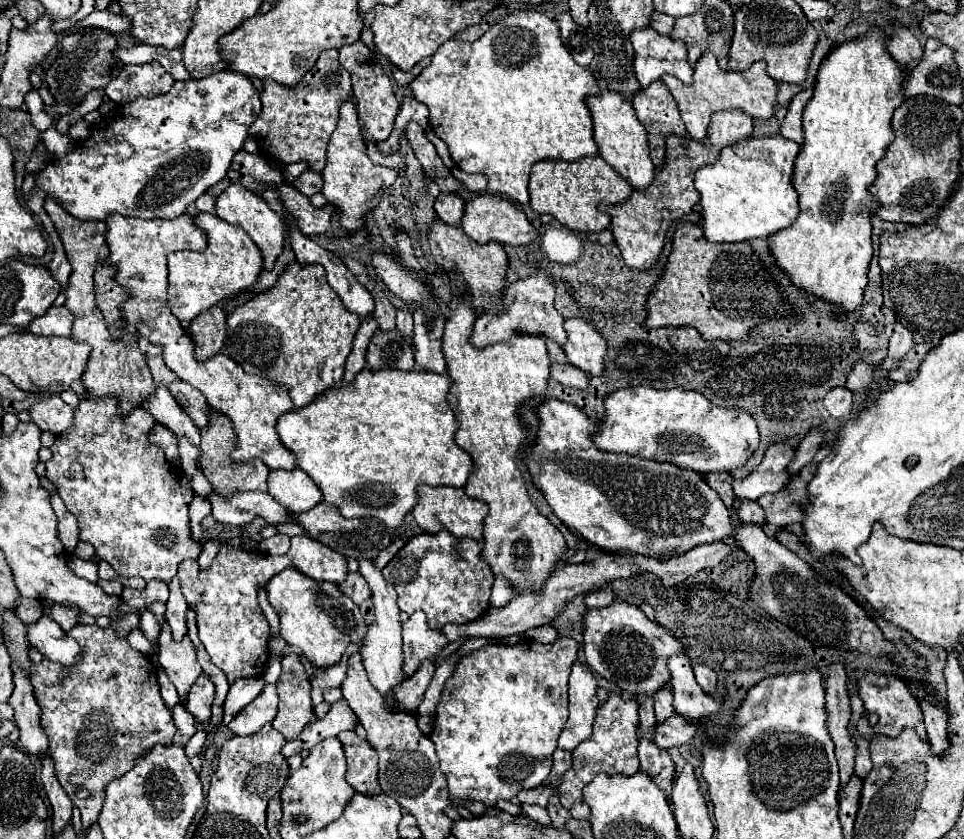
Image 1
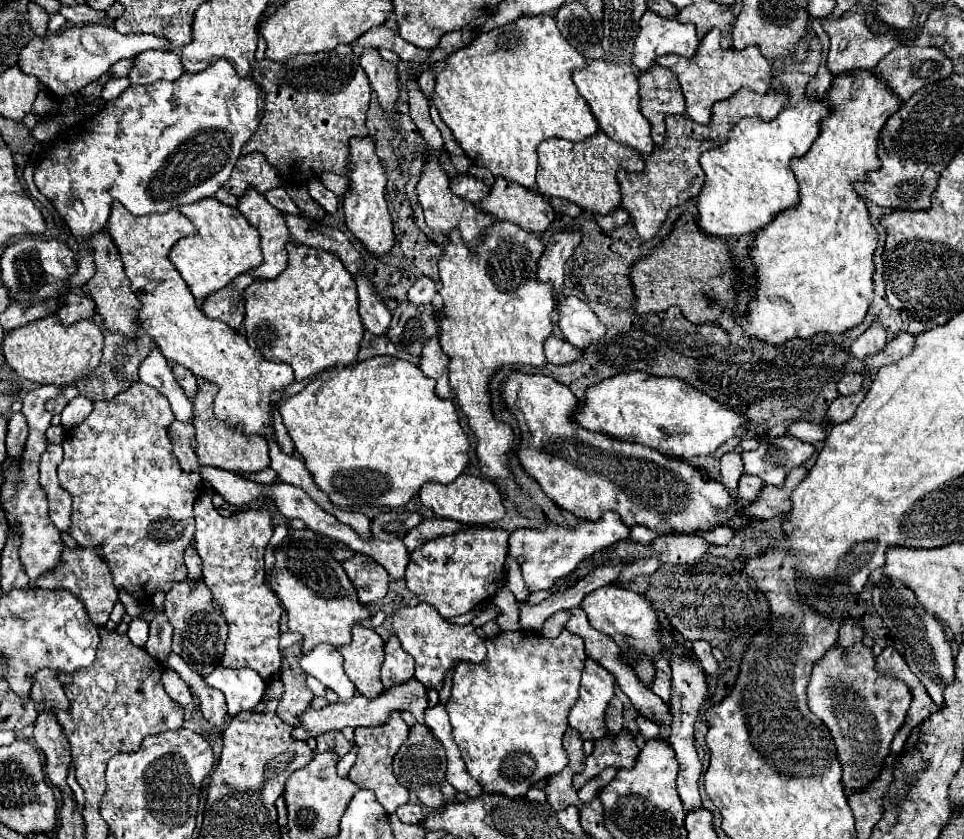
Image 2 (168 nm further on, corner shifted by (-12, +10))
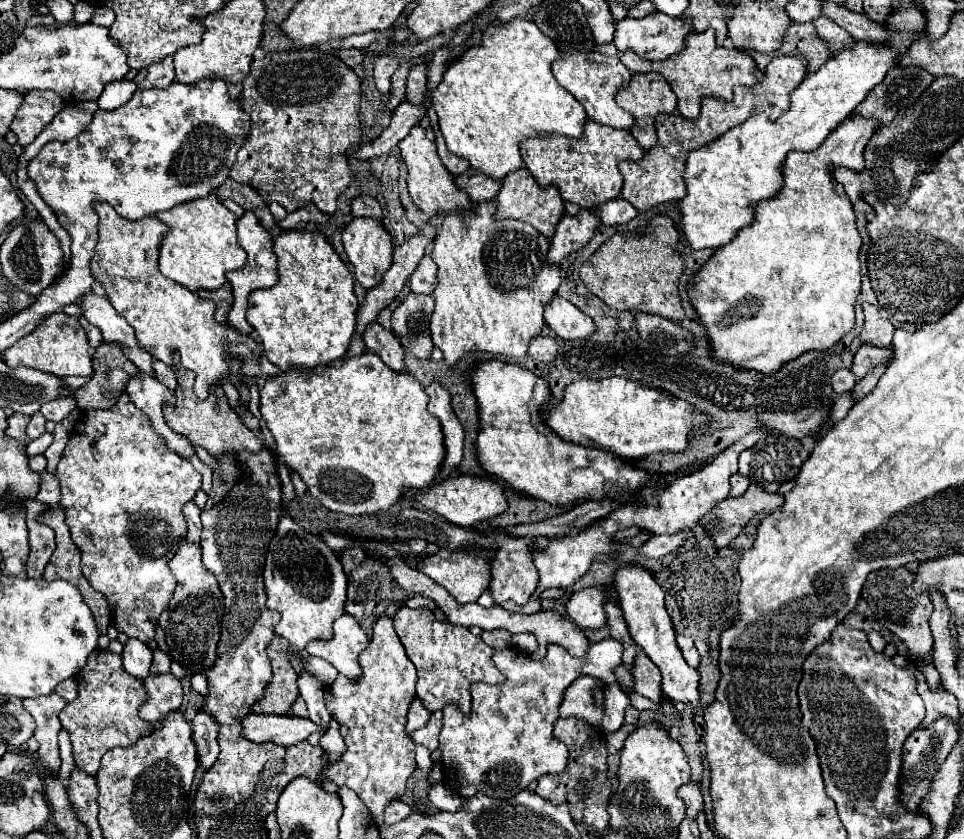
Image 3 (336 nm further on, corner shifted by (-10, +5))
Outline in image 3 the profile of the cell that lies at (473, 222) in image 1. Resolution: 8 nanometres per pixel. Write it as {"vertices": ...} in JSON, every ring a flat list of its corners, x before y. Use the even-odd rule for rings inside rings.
{"vertices":[[526,168,510,172,504,178,502,190,500,190,496,200,498,200,498,210,496,210,494,218,498,218,498,220,502,220,502,218,518,218,522,222,532,224,546,238,554,236,556,224,564,216,564,200,560,198,558,188,556,186,546,186,546,188,540,186]]}

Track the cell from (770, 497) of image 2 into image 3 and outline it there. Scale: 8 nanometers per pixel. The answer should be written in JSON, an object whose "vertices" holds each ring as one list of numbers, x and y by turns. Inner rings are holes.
{"vertices":[[750,484,744,496,726,498,718,502,706,516,702,516,700,526,714,540,716,548,724,548,734,540,748,520,760,512,770,514,784,504,784,496,768,494,766,490]]}

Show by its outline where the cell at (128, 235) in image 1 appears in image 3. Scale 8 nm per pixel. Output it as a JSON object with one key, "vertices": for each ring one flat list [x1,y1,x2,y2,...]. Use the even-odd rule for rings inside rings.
{"vertices":[[106,202,94,204,98,214,98,244,94,258,90,262,90,272,94,280,104,288,114,310,128,320,136,330,136,340,154,358,170,364,172,350,182,358,182,366,196,374,194,394,198,398,208,398,210,388,220,384,222,376,230,374,230,364,224,354,234,352,242,360,242,374,246,378,268,378,280,374,280,370,268,362,262,344,250,336,232,332,226,324,214,320,216,304,204,300,178,282,162,276,158,270,158,246,168,230,166,224,156,220,156,216,146,216,142,220,126,220,114,212]]}

